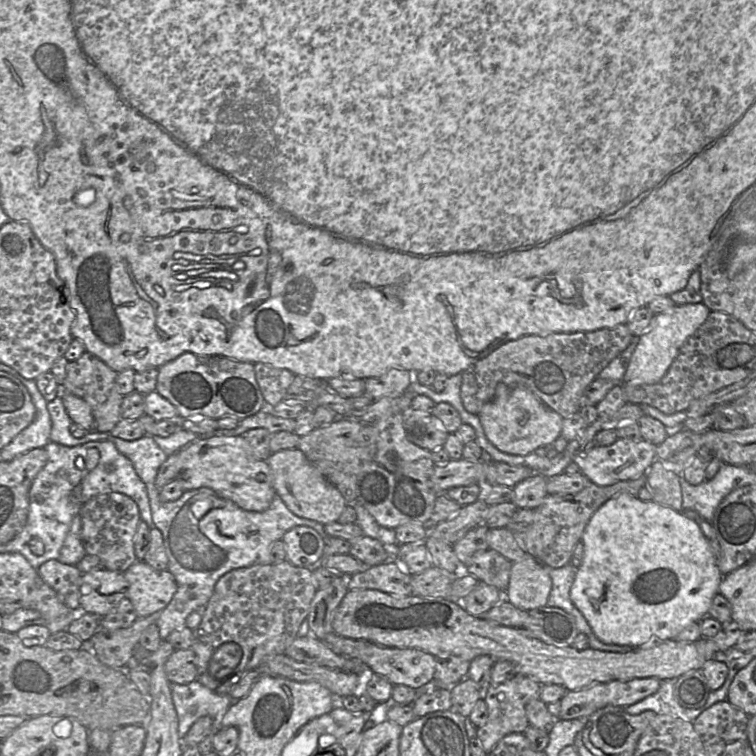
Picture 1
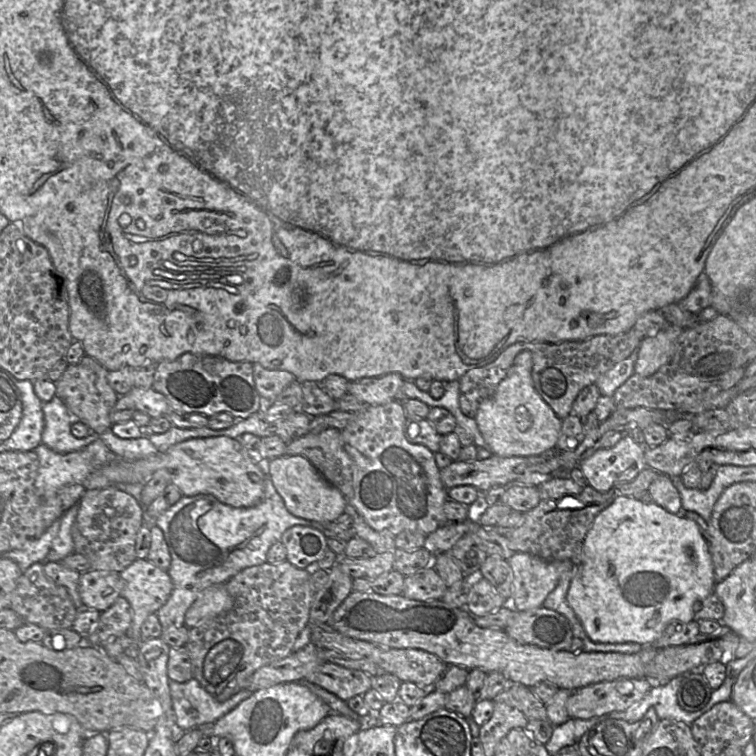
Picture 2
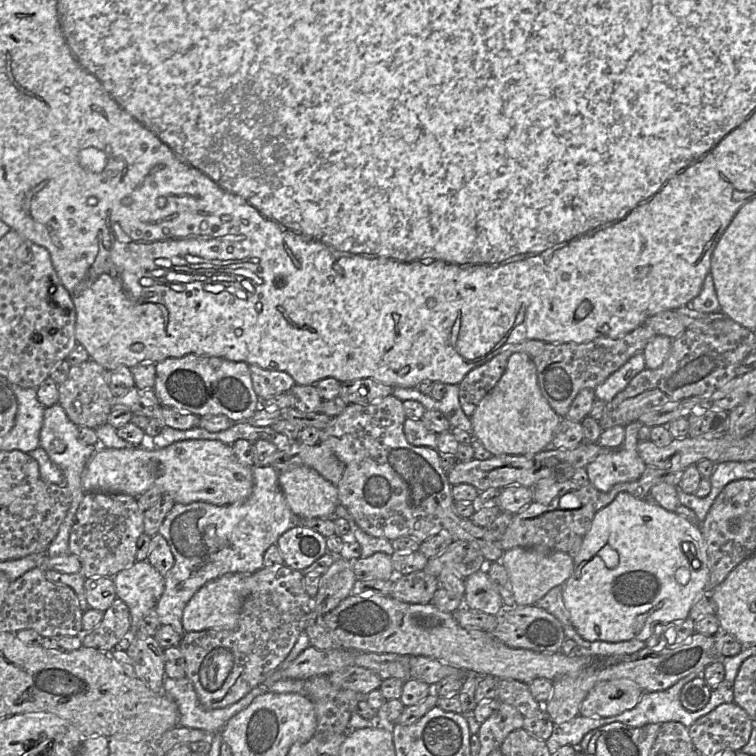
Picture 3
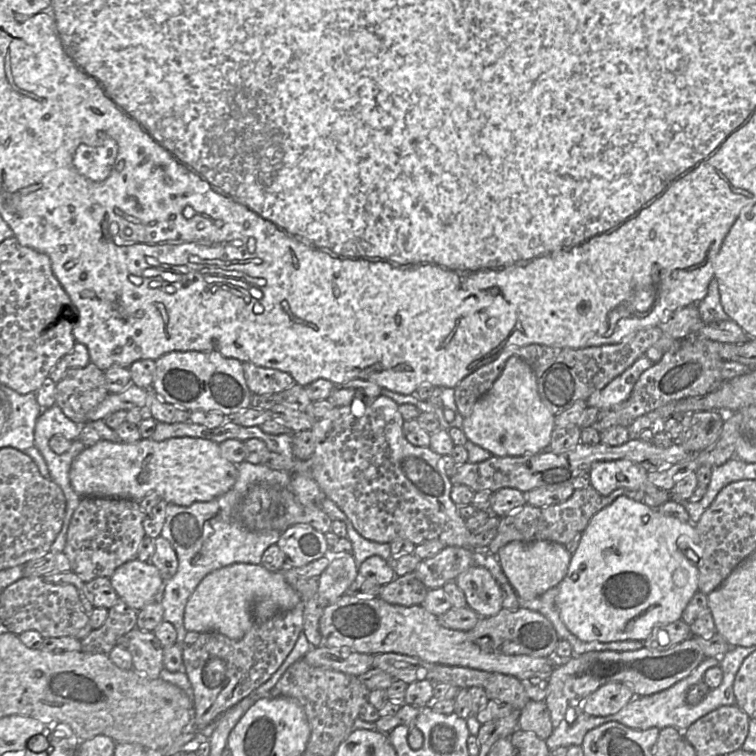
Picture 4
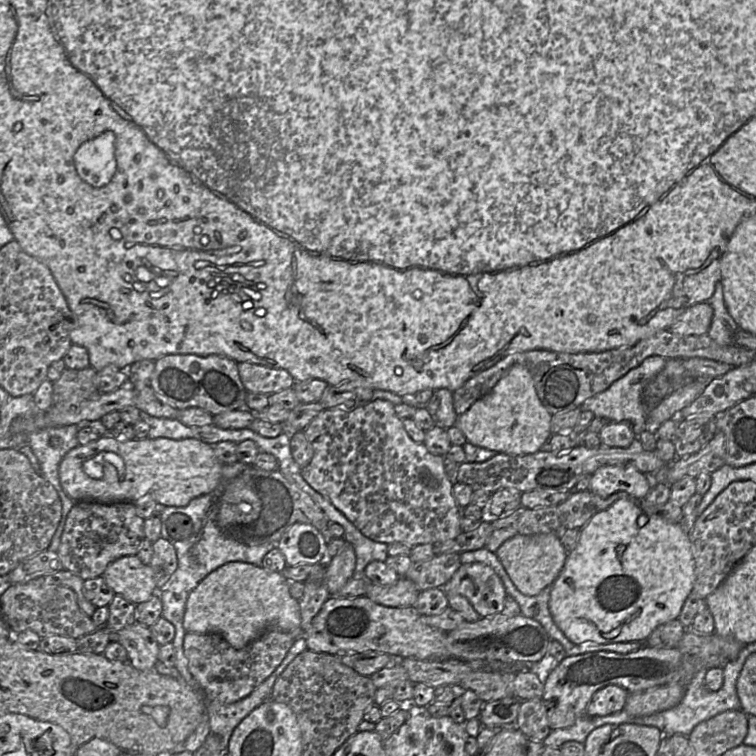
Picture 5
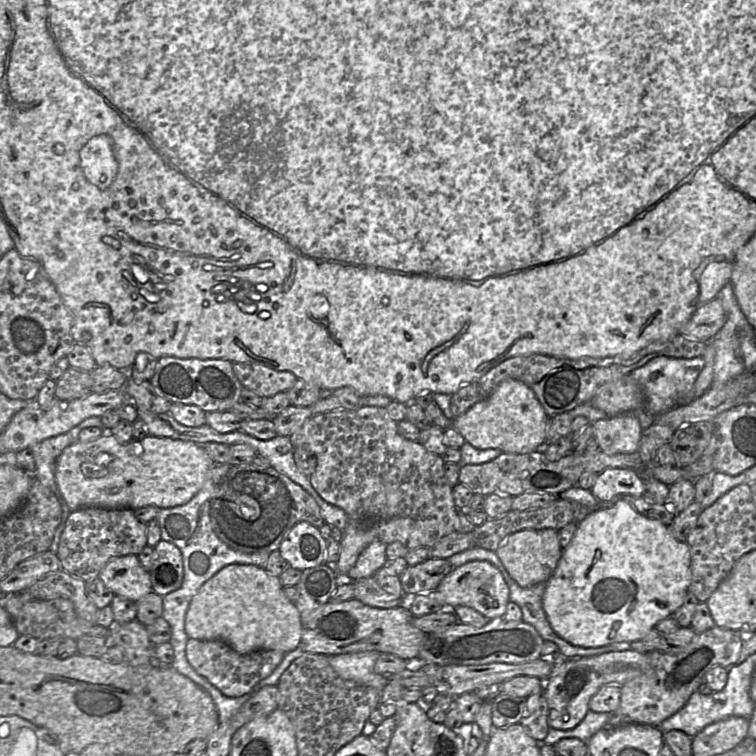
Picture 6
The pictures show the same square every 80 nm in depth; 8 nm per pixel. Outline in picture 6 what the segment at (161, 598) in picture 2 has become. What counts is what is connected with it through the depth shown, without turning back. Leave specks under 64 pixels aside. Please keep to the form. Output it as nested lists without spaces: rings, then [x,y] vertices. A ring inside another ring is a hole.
[[[138,555],[112,557],[98,578],[114,595],[135,603],[153,591],[150,572],[143,568]]]

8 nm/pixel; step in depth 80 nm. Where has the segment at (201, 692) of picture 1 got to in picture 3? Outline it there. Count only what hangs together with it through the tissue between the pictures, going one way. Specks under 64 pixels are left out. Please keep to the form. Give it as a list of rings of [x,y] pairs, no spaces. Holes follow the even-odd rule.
[[[187,678],[164,680],[165,693],[176,703],[179,710],[179,725],[208,733],[219,733],[224,725],[237,713],[247,708],[270,685],[259,685],[237,703],[220,709],[205,709],[196,694],[192,682]]]

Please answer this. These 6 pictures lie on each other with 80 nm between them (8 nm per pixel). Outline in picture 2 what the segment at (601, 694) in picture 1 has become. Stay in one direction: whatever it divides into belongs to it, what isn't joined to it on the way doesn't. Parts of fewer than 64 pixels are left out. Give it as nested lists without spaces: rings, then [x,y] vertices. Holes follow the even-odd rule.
[[[618,678],[612,681],[599,682],[572,691],[566,702],[568,716],[579,719],[590,719],[592,717],[609,717],[611,712],[622,712],[631,705],[639,702],[652,686],[645,679]]]

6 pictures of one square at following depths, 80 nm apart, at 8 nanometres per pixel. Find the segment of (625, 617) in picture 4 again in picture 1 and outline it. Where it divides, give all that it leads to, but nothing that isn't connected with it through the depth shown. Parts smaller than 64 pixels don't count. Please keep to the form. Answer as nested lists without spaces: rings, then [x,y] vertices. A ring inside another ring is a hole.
[[[627,493],[614,495],[598,508],[585,527],[580,542],[584,545],[584,554],[570,590],[570,599],[585,617],[595,636],[605,644],[640,647],[648,642],[675,639],[684,628],[708,616],[713,597],[719,593],[719,585],[724,577],[707,539],[694,519],[686,516],[682,511],[674,510],[654,500],[642,501],[637,496]]]

